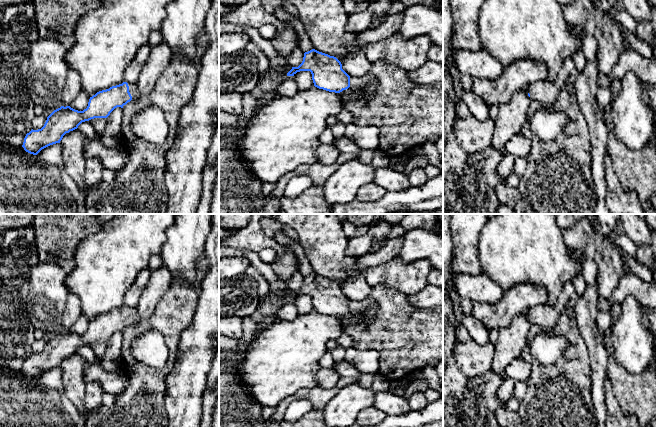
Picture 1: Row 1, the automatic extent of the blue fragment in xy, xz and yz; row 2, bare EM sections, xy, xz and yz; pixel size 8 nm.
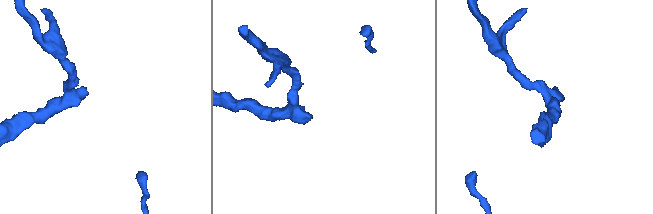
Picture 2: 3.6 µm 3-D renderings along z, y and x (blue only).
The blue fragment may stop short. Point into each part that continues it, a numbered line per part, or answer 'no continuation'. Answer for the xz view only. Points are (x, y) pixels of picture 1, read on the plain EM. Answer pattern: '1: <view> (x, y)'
1: xz (349, 318)

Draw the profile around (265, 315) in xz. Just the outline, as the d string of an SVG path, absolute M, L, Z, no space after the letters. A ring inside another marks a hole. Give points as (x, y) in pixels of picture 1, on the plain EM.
M287 287L279 291L269 291L268 296L259 301L255 312L251 318L257 323L255 336L261 334L264 330L271 327L279 321L277 312L287 302L287 297L292 293Z

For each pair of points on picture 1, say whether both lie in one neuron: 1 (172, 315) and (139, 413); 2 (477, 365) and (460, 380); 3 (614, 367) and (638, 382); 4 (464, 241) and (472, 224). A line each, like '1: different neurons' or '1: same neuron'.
1: same neuron
2: different neurons
3: same neuron
4: same neuron

